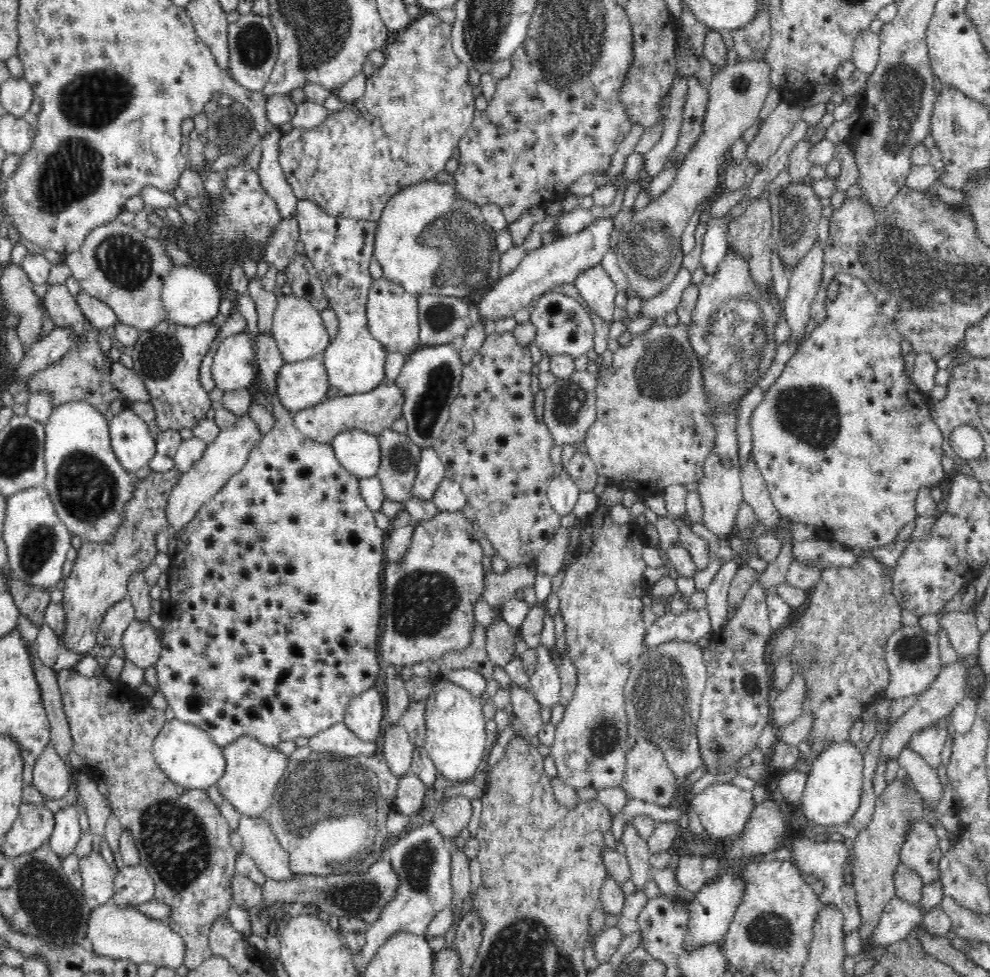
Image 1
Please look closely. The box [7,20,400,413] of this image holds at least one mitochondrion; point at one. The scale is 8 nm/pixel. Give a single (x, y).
(71, 173)

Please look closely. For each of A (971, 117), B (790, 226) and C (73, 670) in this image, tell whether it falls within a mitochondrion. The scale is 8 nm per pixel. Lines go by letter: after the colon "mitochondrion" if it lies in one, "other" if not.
A: other
B: mitochondrion
C: other

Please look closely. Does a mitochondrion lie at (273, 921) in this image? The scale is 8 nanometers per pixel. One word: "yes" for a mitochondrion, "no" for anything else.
no

